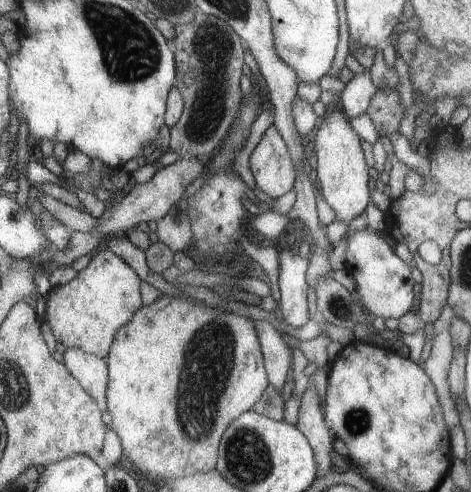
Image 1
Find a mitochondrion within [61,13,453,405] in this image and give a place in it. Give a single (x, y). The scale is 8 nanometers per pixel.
(213, 45)

